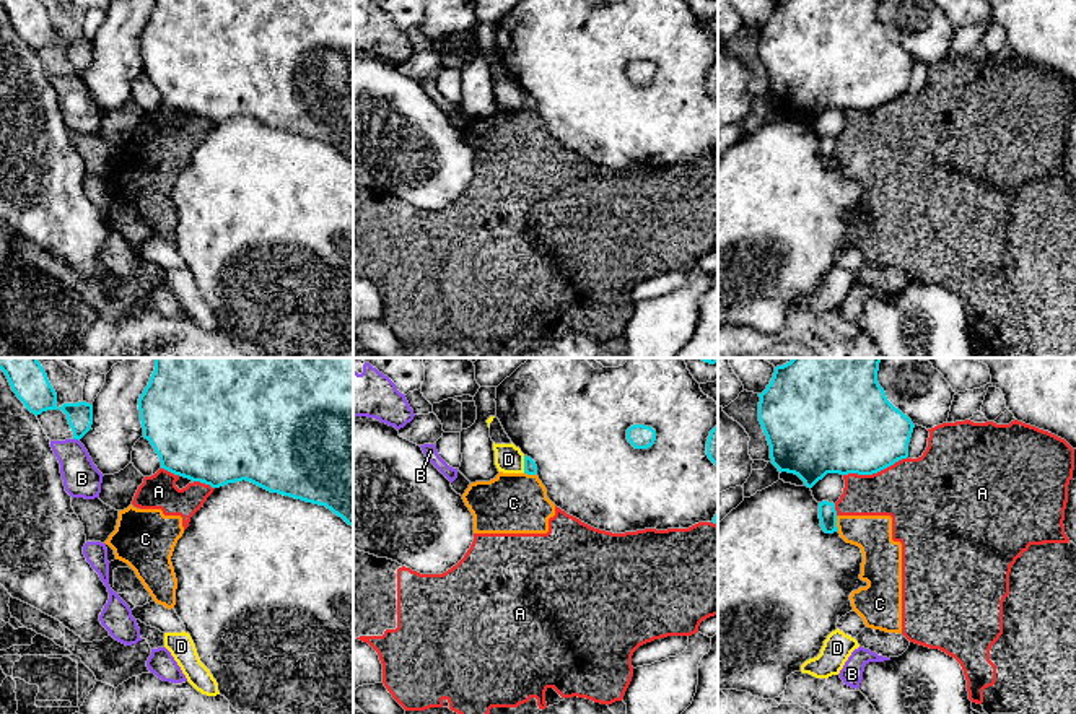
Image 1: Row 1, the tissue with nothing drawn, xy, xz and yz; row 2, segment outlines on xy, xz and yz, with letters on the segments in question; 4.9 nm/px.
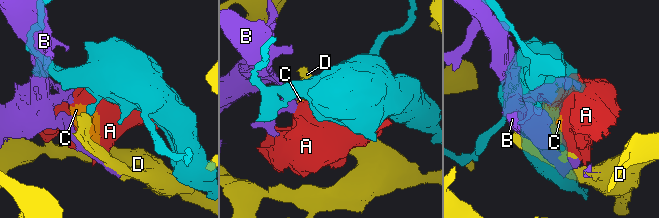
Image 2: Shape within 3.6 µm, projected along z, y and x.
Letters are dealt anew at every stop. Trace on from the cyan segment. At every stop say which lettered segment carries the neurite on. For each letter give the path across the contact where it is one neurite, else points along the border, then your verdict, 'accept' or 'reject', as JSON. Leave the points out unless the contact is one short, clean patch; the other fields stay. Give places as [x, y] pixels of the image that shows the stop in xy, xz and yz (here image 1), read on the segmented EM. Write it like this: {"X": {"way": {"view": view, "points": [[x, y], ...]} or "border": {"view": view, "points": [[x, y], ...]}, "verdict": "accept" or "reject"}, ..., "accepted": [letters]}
{"A": {"verdict": "reject"}, "B": {"verdict": "reject"}, "C": {"border": {"view": "yz", "points": [[835, 516], [839, 529]]}, "verdict": "reject"}, "D": {"border": {"view": "xz", "points": [[523, 456], [524, 472]]}, "verdict": "reject"}, "accepted": []}

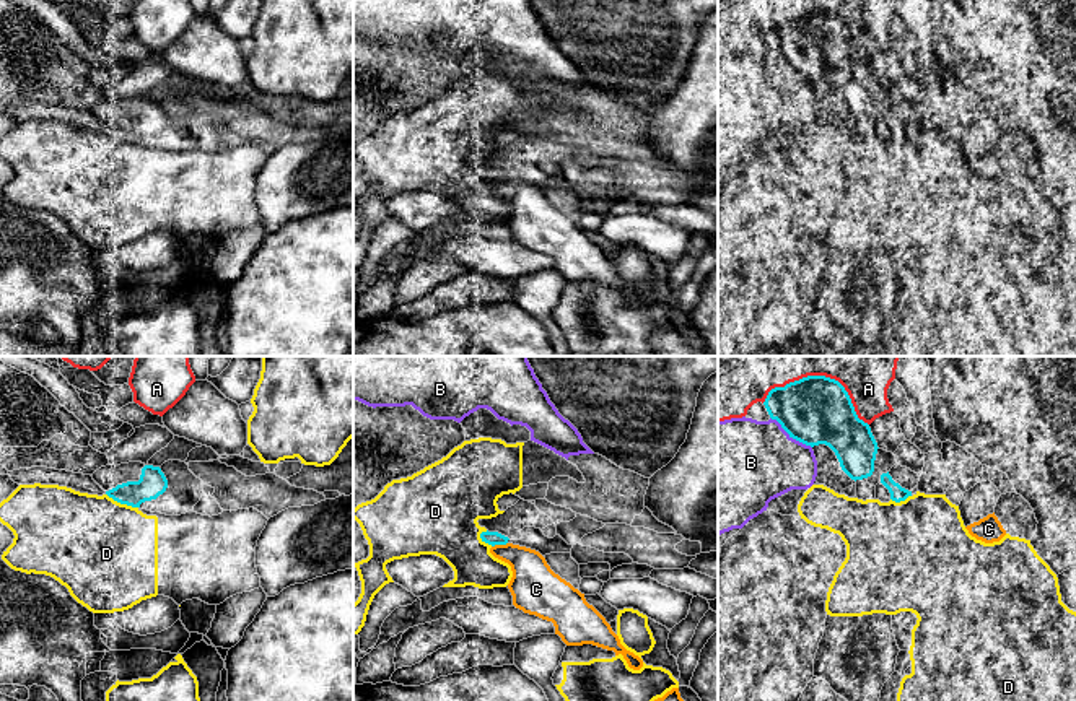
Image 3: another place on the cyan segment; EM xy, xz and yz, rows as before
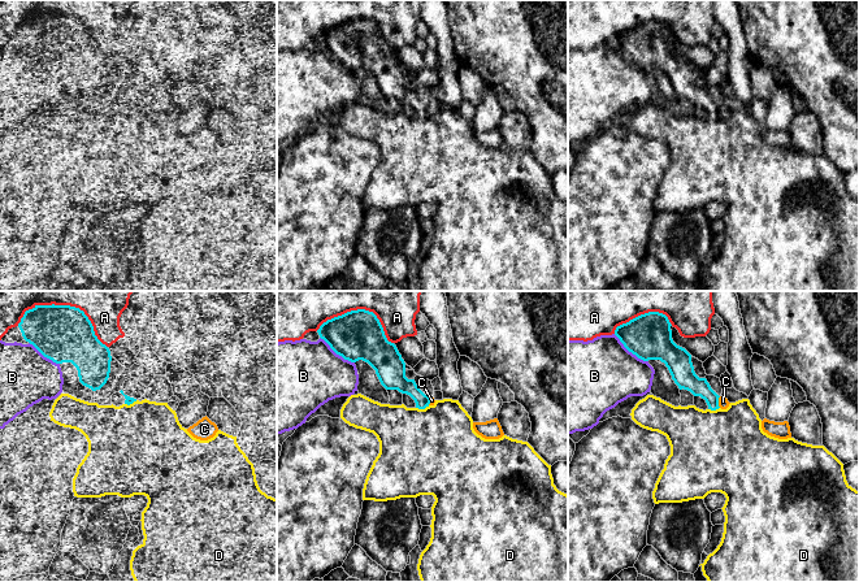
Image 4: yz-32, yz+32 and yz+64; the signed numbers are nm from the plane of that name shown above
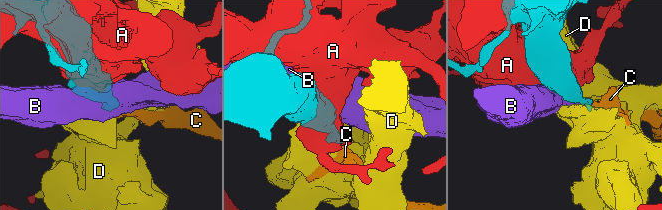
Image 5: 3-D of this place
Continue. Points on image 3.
{"A": {"verdict": "reject"}, "B": {"verdict": "reject"}, "C": {"verdict": "accept"}, "D": {"verdict": "reject"}, "accepted": ["C"]}

